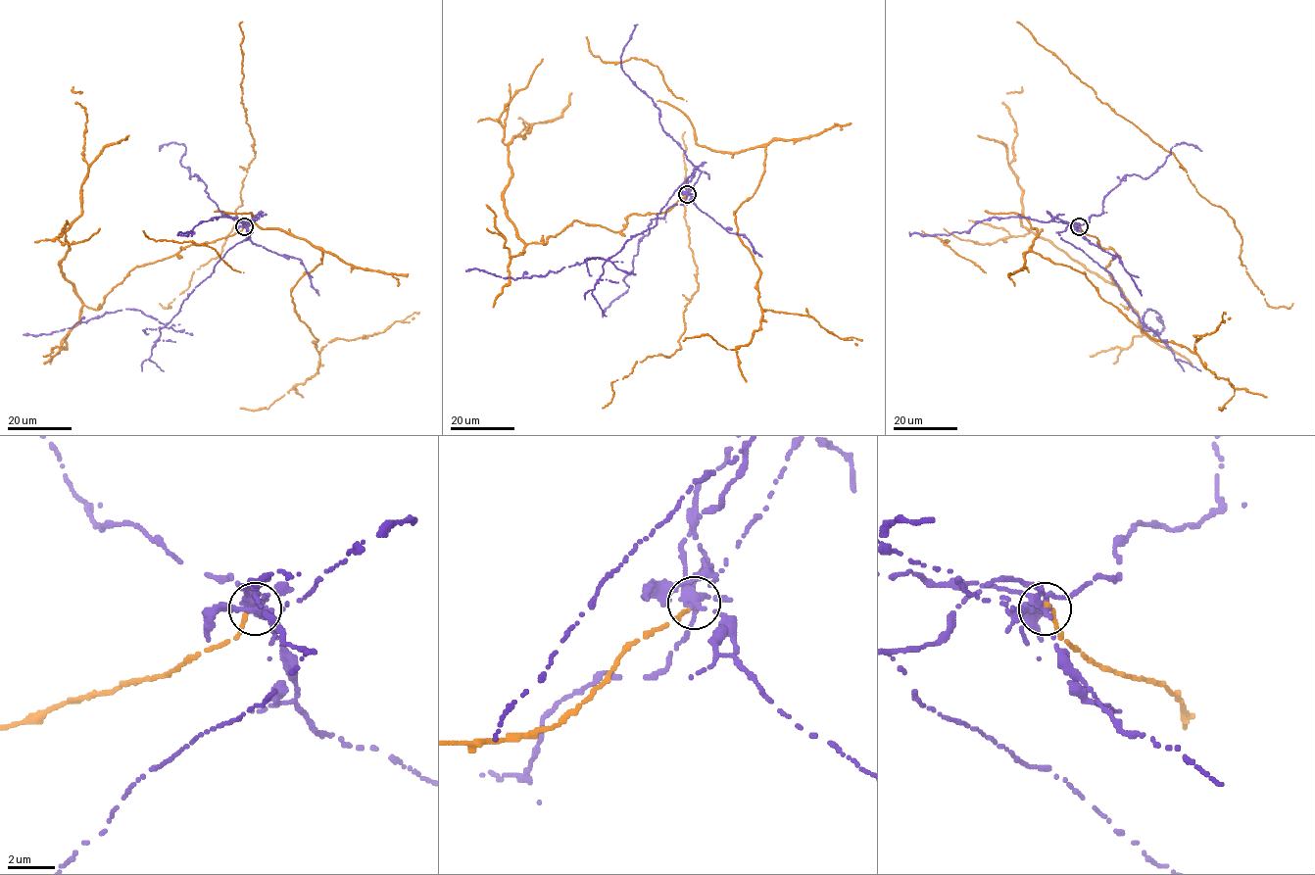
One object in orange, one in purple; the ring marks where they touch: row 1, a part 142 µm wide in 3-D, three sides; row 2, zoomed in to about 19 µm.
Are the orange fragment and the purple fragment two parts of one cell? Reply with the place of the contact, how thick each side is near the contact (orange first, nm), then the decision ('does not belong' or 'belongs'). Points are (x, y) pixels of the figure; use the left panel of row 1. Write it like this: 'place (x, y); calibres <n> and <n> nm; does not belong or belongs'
place (244, 226); calibres 180 and 320 nm; does not belong

